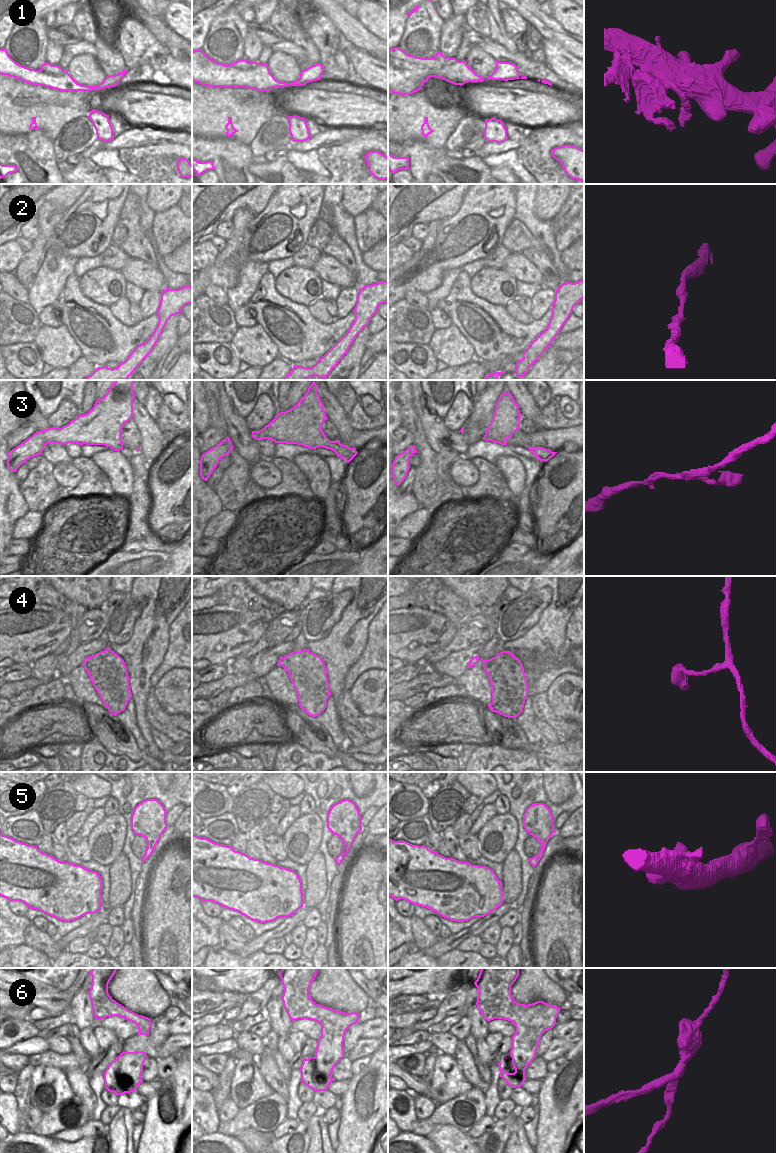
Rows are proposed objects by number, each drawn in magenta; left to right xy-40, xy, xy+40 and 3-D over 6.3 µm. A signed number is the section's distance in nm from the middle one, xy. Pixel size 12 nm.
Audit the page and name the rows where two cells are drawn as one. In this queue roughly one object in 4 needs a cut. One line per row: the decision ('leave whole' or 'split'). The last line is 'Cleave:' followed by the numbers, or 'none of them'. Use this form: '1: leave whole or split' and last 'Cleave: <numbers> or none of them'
1: split
2: leave whole
3: leave whole
4: leave whole
5: leave whole
6: split
Cleave: 1, 6

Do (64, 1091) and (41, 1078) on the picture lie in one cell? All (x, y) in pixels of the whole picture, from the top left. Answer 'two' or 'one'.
one

